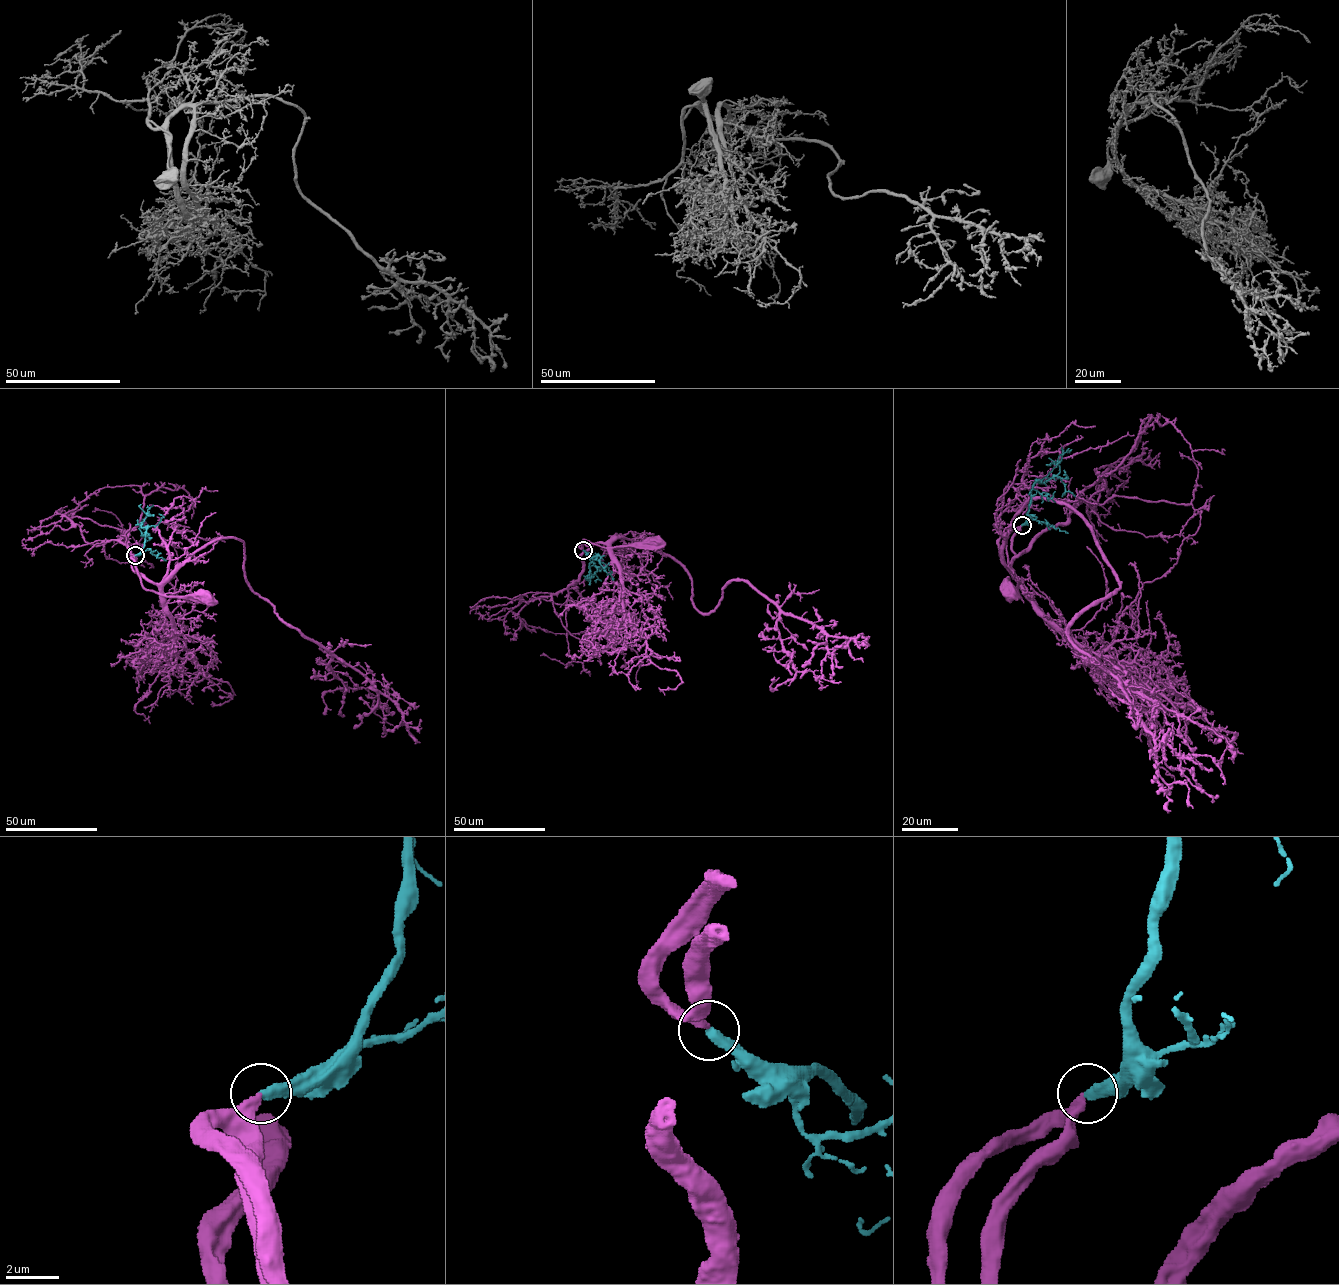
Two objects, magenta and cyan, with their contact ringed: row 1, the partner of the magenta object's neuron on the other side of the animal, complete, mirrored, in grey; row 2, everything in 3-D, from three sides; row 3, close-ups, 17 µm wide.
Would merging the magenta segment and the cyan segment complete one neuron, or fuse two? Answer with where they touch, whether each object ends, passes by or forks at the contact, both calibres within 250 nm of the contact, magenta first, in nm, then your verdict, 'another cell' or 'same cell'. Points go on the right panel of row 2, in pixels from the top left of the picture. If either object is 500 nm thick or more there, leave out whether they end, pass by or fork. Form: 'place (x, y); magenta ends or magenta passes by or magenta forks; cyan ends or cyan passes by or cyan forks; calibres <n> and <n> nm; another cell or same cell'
place (1022, 525); magenta ends; cyan ends; calibres 320 and 400 nm; same cell

